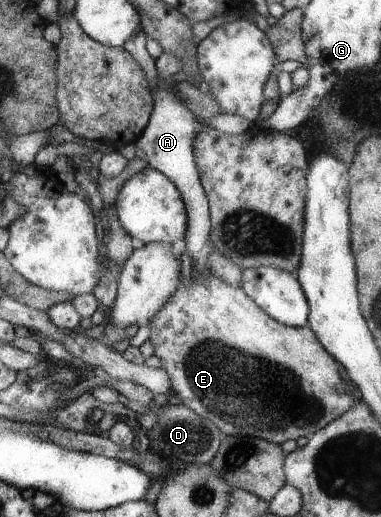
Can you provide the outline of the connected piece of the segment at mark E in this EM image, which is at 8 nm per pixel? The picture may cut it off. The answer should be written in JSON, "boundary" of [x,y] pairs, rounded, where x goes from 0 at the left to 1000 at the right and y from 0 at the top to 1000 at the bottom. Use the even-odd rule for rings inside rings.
{"boundary":[[[507,530],[507,542],[499,549],[483,549],[472,544],[462,565],[441,576],[441,584],[425,592],[425,600],[394,619],[394,652],[388,658],[404,669],[404,689],[423,696],[423,712],[430,712],[446,727],[446,743],[451,754],[478,770],[480,781],[491,781],[525,809],[535,809],[559,816],[577,828],[588,841],[630,843],[672,843],[719,859],[740,859],[751,851],[780,851],[787,843],[811,845],[827,836],[843,832],[877,812],[919,797],[919,789],[929,789],[940,781],[940,770],[927,764],[932,747],[908,739],[887,718],[885,696],[866,689],[864,679],[835,658],[822,636],[808,632],[761,632],[759,629],[735,627],[727,619],[682,596],[633,557],[614,557],[604,549],[593,549],[591,542],[577,542],[572,532],[556,530]]]}

